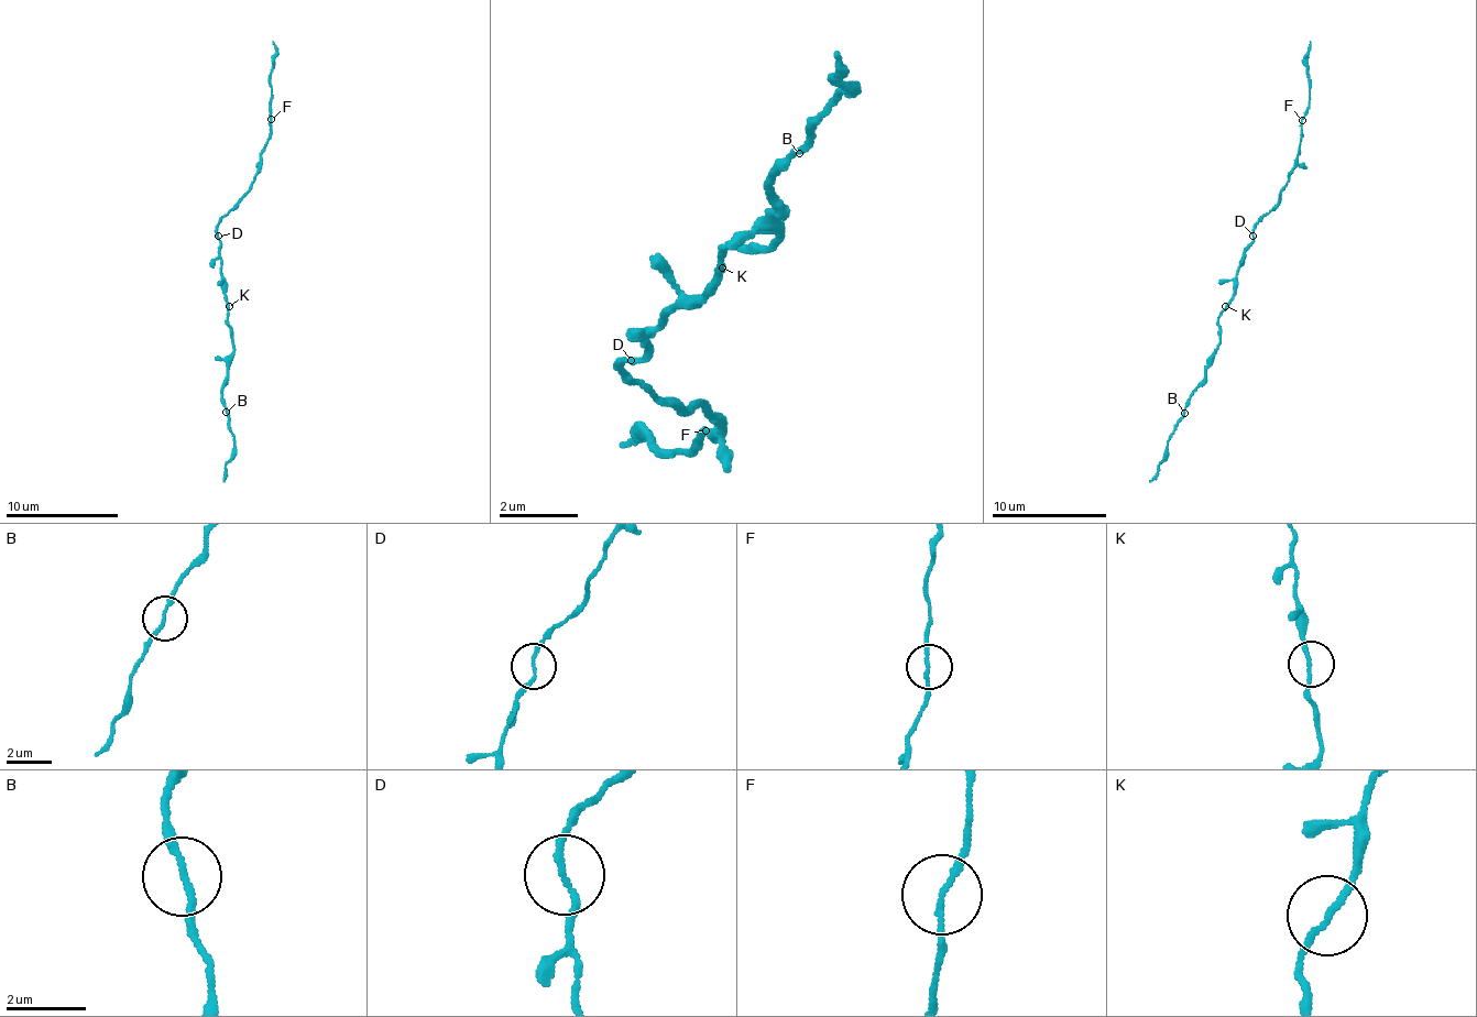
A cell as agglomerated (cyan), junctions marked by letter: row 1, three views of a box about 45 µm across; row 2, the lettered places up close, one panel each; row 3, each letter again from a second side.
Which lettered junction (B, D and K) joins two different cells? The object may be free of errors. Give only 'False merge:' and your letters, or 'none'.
False merge: none

